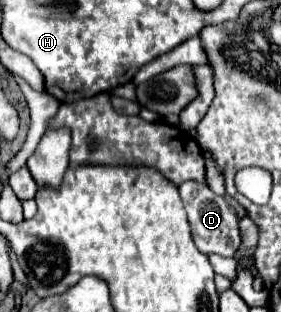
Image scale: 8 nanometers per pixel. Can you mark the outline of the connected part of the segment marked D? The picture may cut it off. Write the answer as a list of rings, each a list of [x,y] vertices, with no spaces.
[[[185,182],[179,186],[179,196],[183,200],[183,206],[187,210],[187,220],[191,226],[193,242],[195,246],[205,254],[219,254],[223,258],[235,258],[239,250],[239,220],[235,212],[227,206],[225,198],[213,194],[207,186],[197,184],[197,182]]]

